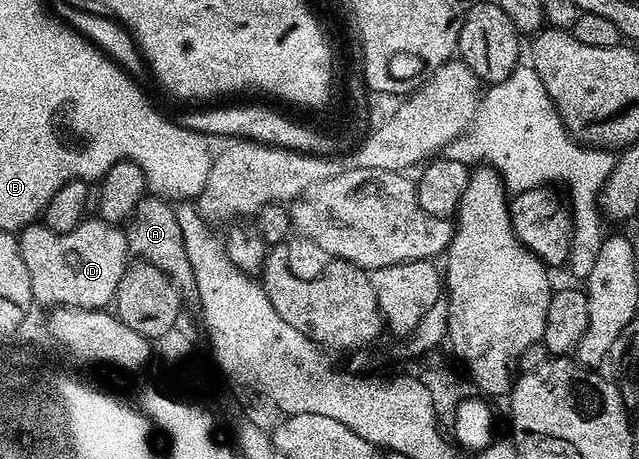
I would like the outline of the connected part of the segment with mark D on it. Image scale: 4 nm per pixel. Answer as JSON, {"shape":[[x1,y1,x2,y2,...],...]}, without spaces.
{"shape":[[85,219,72,231,55,233,33,223,19,230,18,240,22,263,30,271,33,302,69,309,104,309,115,302,118,283,130,264,127,235,121,226]]}

